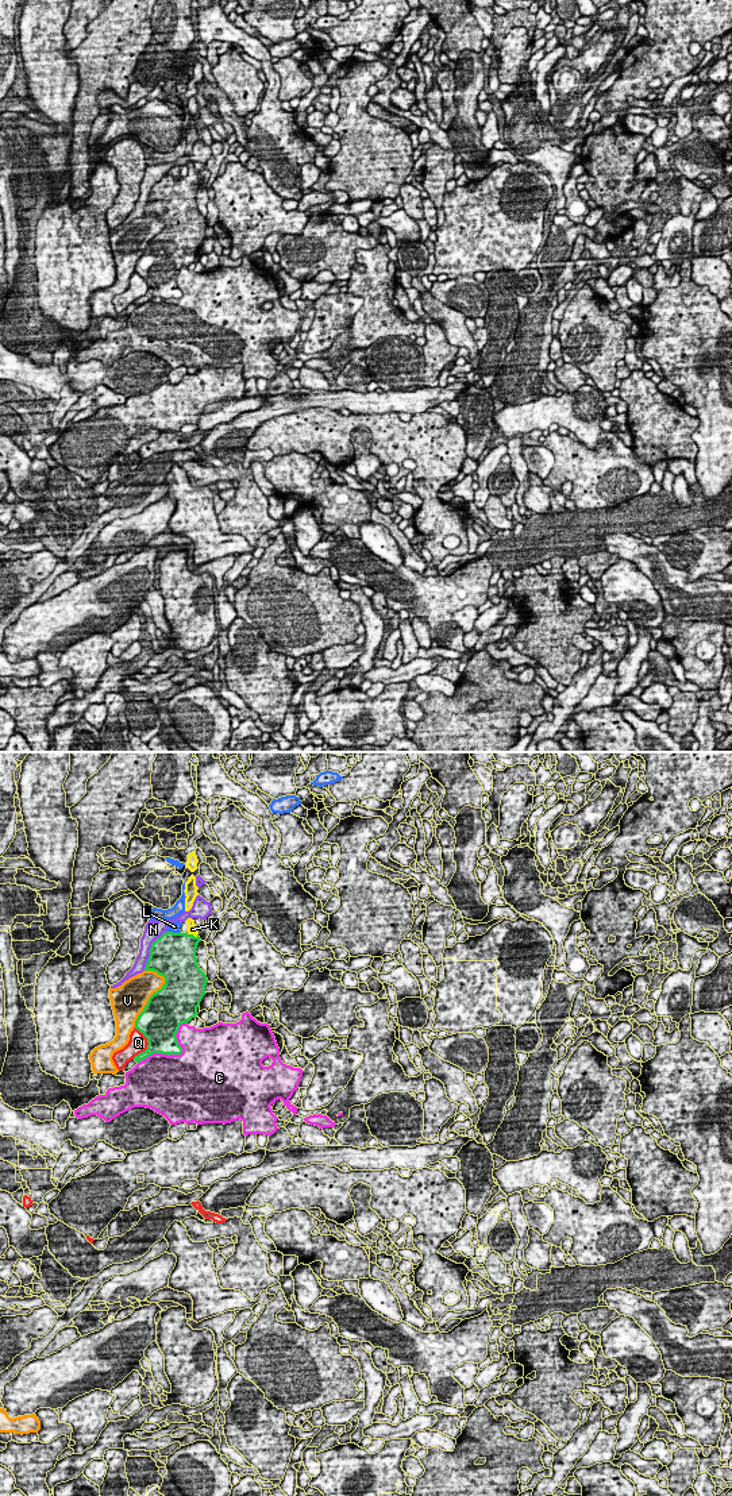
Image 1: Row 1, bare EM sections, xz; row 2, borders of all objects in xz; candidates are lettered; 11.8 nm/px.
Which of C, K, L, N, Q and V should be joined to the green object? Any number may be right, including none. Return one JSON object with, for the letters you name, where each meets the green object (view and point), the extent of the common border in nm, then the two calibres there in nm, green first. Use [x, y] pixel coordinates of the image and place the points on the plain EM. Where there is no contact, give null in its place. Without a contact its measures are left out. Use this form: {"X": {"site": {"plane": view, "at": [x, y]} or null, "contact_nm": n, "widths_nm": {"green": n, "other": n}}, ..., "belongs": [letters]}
{"K": {"site": {"plane": "xz", "at": [193, 180]}, "contact_nm": 160, "widths_nm": {"green": 420, "other": 130}}, "belongs": ["K"]}

